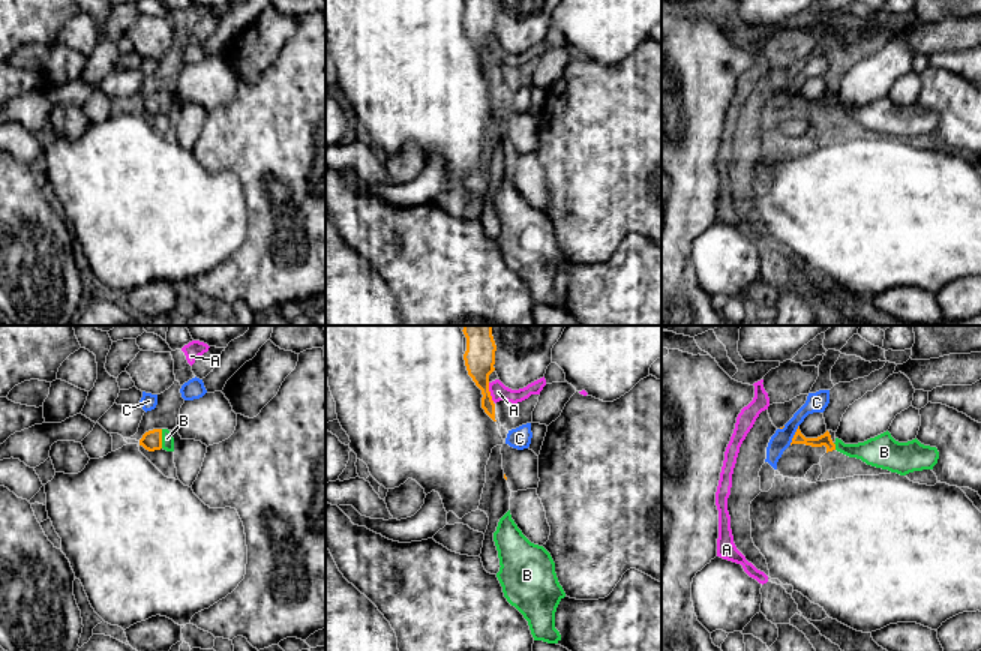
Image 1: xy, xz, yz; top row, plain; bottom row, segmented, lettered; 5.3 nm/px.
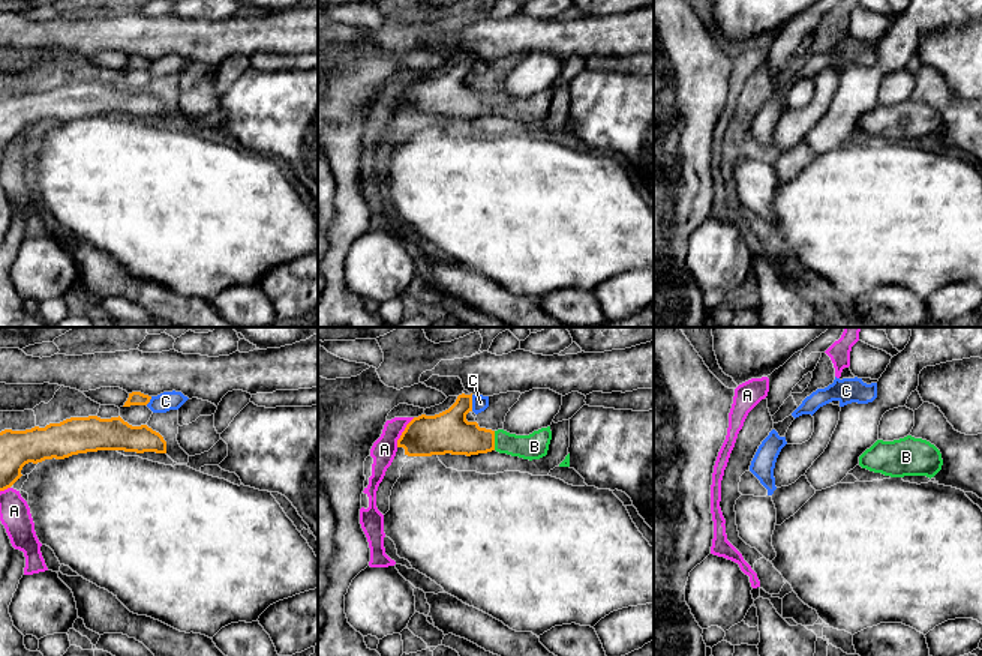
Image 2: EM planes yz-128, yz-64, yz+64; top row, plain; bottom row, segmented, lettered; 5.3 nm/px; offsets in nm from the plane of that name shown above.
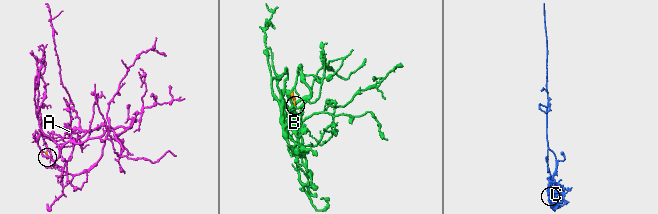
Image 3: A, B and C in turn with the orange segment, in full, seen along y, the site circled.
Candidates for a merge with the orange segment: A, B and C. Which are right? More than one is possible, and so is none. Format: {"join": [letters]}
{"join": ["B"]}

